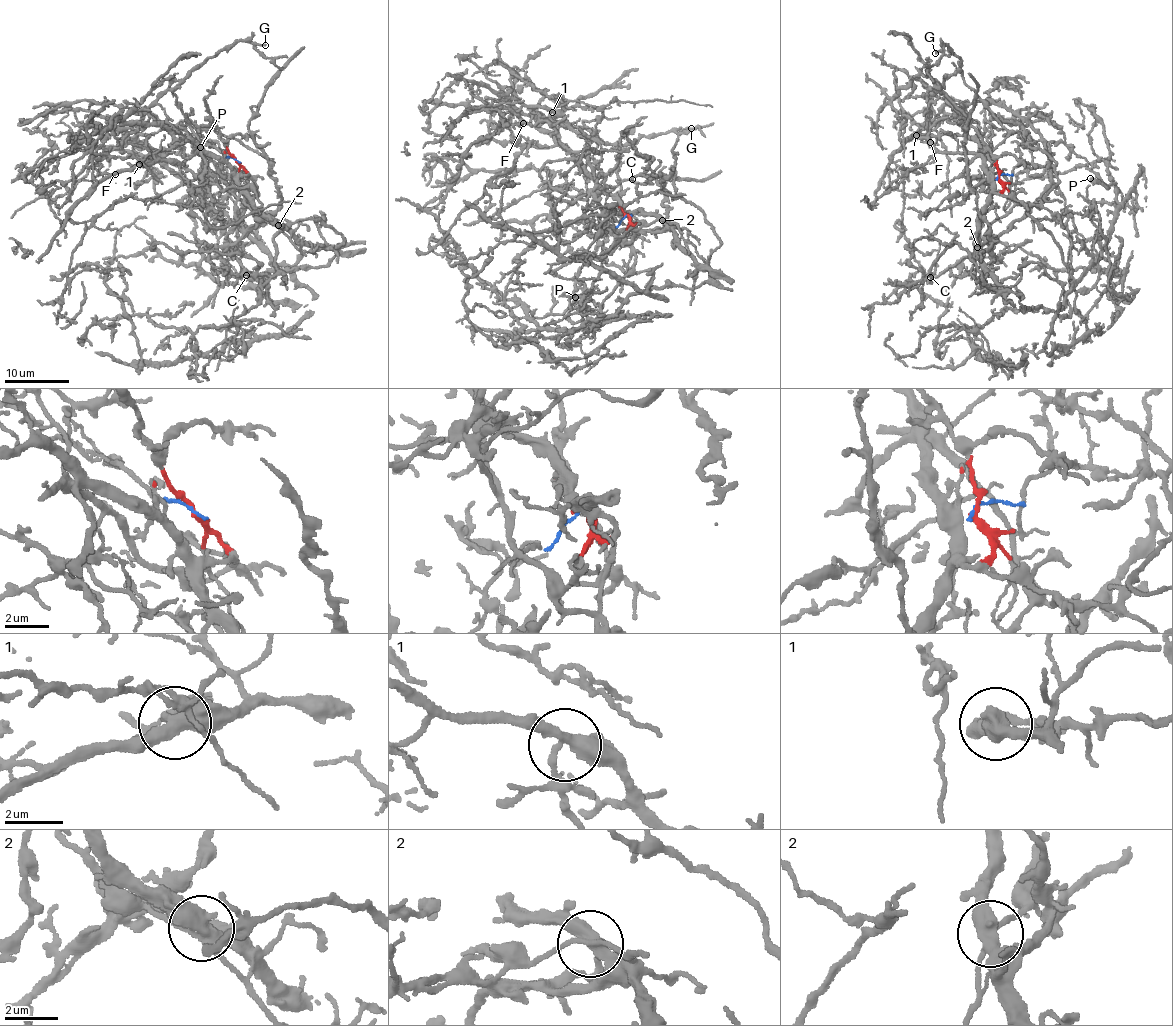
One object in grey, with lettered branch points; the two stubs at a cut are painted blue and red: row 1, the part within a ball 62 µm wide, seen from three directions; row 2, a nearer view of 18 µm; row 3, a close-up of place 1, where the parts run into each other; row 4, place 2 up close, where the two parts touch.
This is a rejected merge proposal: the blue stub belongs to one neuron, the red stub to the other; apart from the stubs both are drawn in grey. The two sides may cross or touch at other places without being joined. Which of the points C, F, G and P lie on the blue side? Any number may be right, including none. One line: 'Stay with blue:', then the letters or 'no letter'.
Stay with blue: F

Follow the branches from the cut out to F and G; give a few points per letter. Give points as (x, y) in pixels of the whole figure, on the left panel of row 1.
F: (235, 161), (226, 157), (218, 167), (197, 153), (181, 164), (141, 163), (102, 176), (115, 173)
G: (235, 160), (226, 150), (223, 160), (180, 142), (163, 126), (122, 120), (240, 41), (265, 45)

